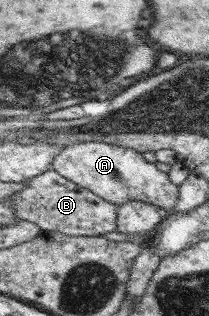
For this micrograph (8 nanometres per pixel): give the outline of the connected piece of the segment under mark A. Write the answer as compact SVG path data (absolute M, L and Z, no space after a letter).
M84 142L64 147L56 155L52 168L75 182L82 188L87 188L118 206L128 204L131 200L141 200L154 204L165 213L171 213L175 202L179 200L179 186L175 185L156 164L144 160L141 152L106 142Z

